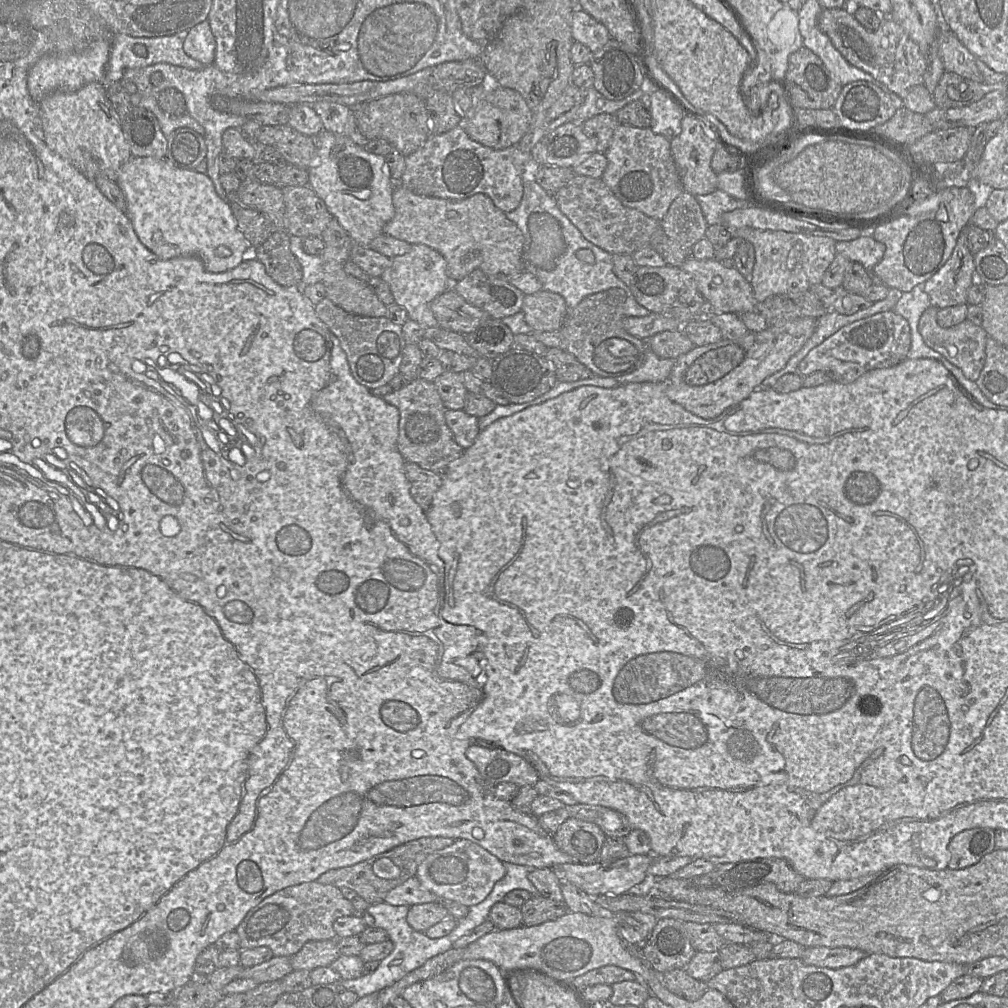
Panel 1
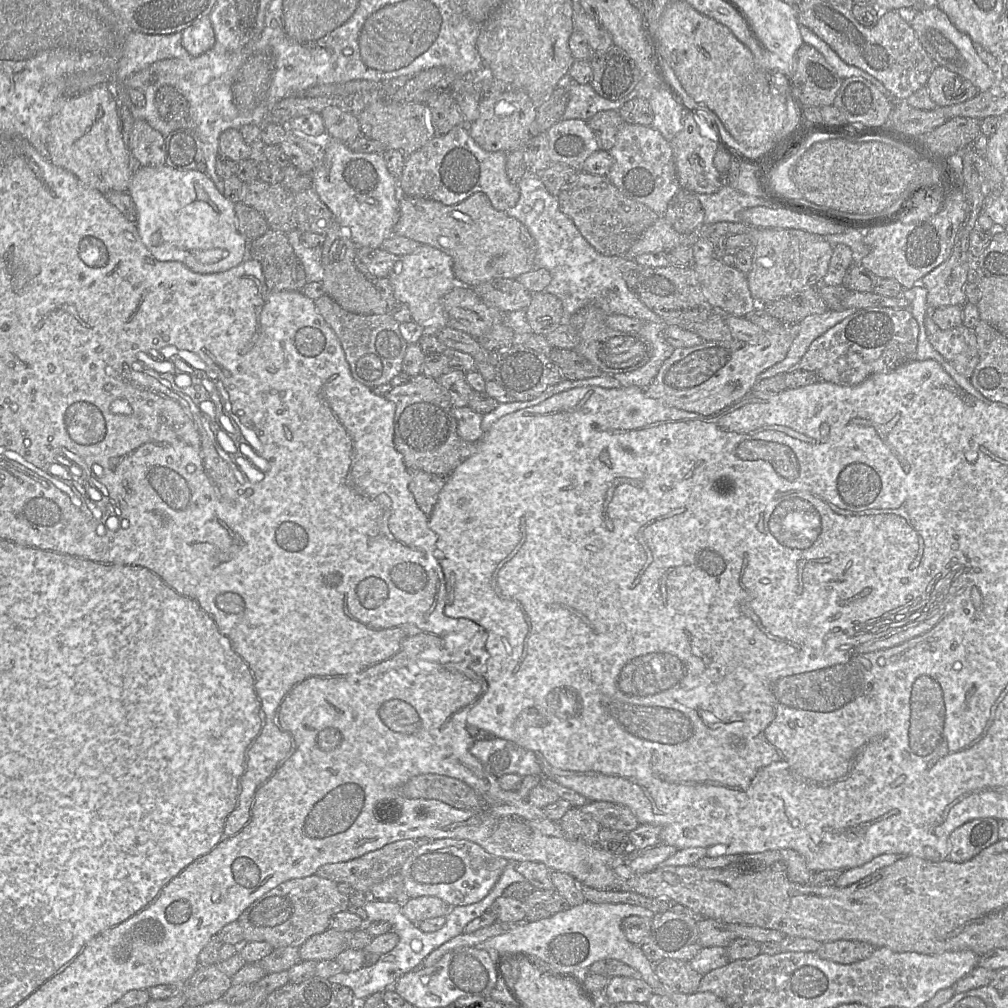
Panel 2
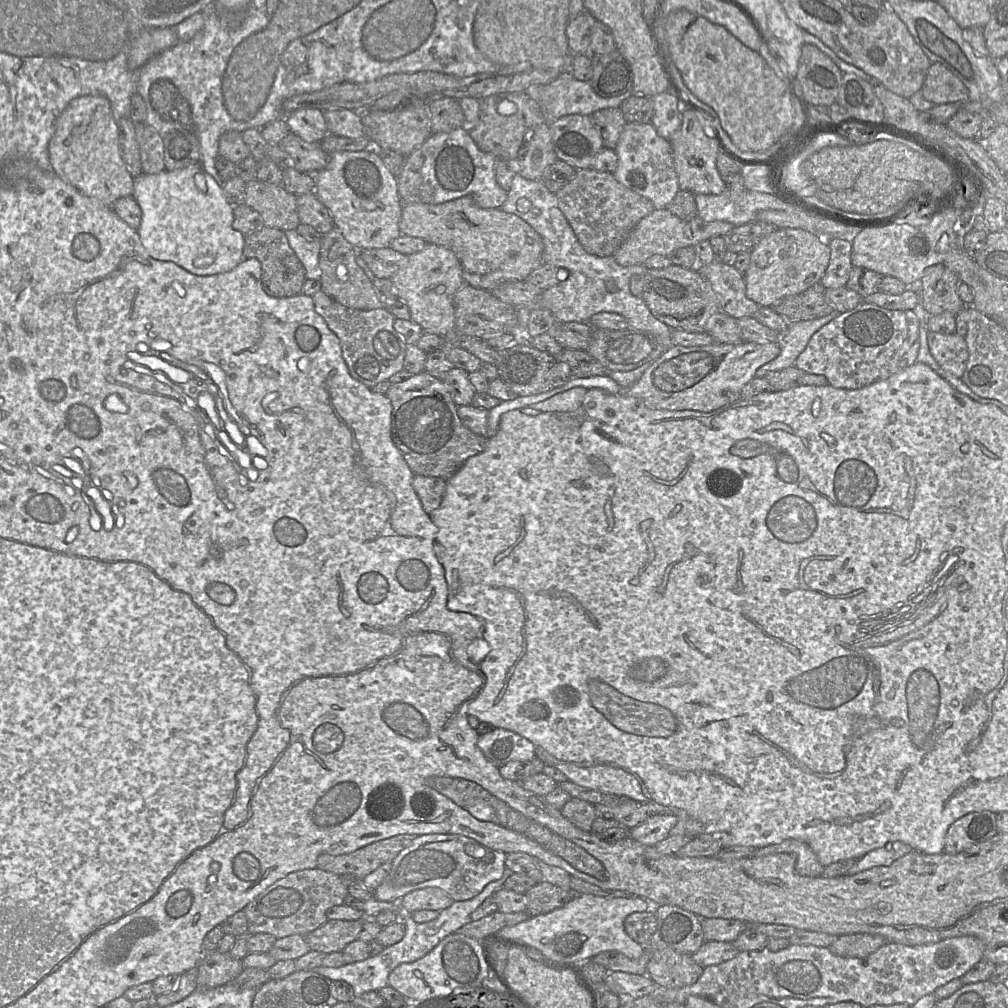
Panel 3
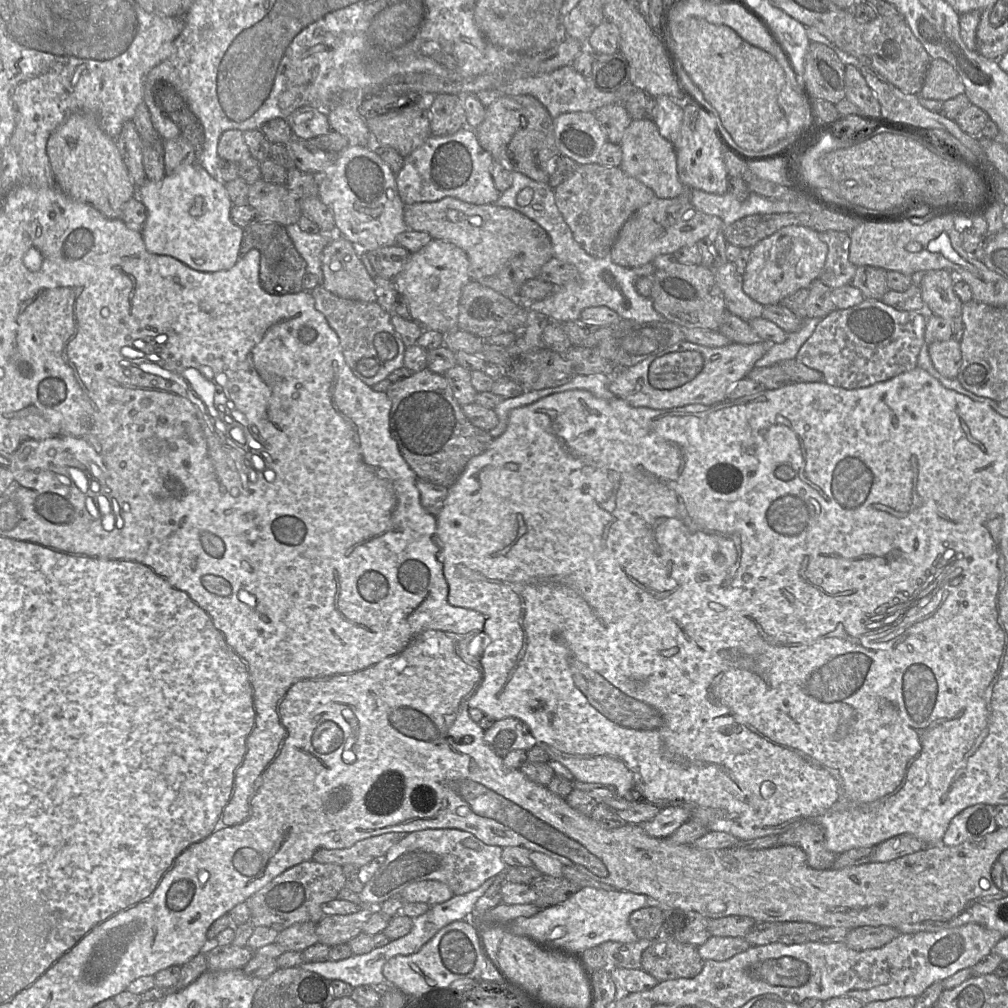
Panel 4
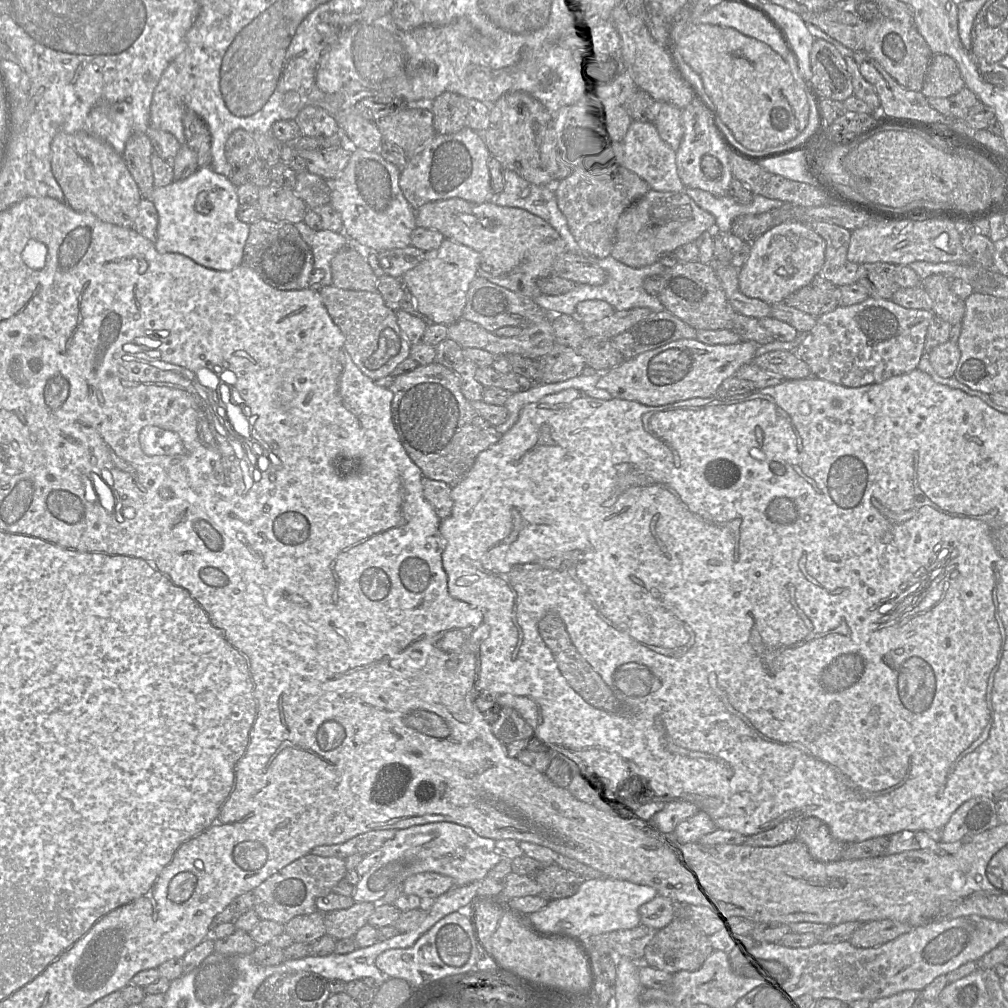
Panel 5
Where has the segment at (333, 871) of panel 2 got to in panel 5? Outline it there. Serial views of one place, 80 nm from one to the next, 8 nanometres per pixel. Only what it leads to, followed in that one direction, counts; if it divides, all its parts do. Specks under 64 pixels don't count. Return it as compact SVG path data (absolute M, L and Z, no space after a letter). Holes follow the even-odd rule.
M397 830L369 831L341 844L317 846L311 853L322 857L336 857L344 860L354 854L365 856L379 850L386 841L395 836Z

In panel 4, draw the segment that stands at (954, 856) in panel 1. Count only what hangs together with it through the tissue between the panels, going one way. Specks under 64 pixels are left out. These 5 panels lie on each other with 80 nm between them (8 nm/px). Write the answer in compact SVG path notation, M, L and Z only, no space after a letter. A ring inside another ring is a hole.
M977 804L956 815L950 822L940 844L957 846L969 840L977 840L998 829L995 806Z

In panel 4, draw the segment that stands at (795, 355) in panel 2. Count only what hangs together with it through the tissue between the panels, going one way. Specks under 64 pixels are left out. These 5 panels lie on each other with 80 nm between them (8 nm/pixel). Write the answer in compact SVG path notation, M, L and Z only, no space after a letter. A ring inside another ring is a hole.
M822 318L805 319L802 327L788 334L783 343L768 344L767 352L755 363L754 367L770 367L781 361L795 359L800 348L812 335L821 320Z

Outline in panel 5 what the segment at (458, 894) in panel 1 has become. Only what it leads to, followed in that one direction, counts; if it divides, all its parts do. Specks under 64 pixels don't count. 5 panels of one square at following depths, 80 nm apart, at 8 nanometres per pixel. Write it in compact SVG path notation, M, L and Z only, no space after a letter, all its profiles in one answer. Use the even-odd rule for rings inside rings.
M433 822L398 829L395 836L380 848L382 857L379 862L360 877L351 898L355 903L377 904L391 888L422 872L449 876L453 879L454 886L481 882L501 860L495 852L495 841L481 837L471 828L453 822Z

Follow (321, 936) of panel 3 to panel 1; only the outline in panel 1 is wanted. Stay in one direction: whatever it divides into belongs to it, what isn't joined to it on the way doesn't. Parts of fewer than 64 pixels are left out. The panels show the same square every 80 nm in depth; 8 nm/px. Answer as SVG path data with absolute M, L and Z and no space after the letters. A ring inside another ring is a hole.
M338 937L329 940L309 941L291 958L293 970L312 971L317 967L330 966L339 956Z

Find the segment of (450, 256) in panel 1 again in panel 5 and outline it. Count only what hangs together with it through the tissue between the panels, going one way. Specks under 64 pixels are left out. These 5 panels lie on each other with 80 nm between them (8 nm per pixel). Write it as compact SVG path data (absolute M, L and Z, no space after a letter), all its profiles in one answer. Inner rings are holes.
M450 198L429 202L416 209L416 224L417 227L437 230L446 239L474 249L480 255L478 276L529 298L542 294L537 280L549 276L555 258L566 251L563 239L549 223L524 209L499 206L493 201L475 204L461 198Z

